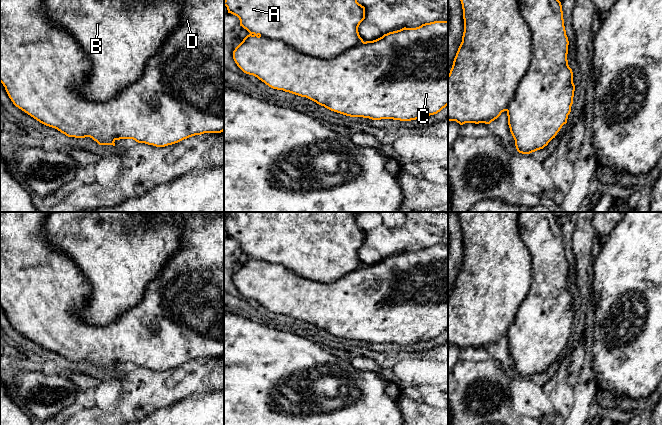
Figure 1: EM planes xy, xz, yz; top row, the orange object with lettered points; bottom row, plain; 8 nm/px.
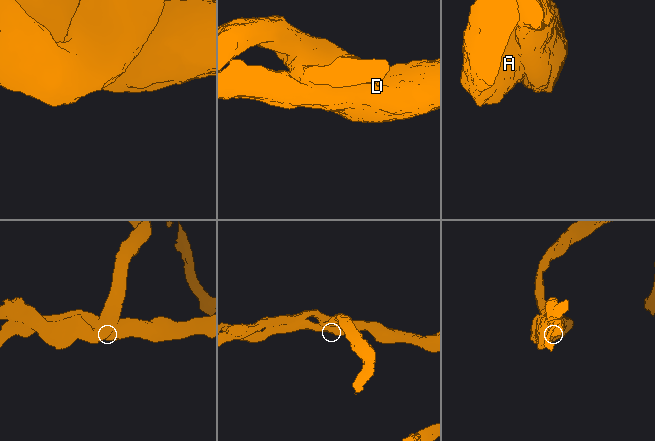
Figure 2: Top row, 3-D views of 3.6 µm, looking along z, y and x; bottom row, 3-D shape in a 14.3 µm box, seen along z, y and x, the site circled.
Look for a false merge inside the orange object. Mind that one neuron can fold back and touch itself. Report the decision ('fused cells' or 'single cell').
fused cells

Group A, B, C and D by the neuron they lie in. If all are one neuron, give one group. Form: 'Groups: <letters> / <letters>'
Groups: A B / C D

